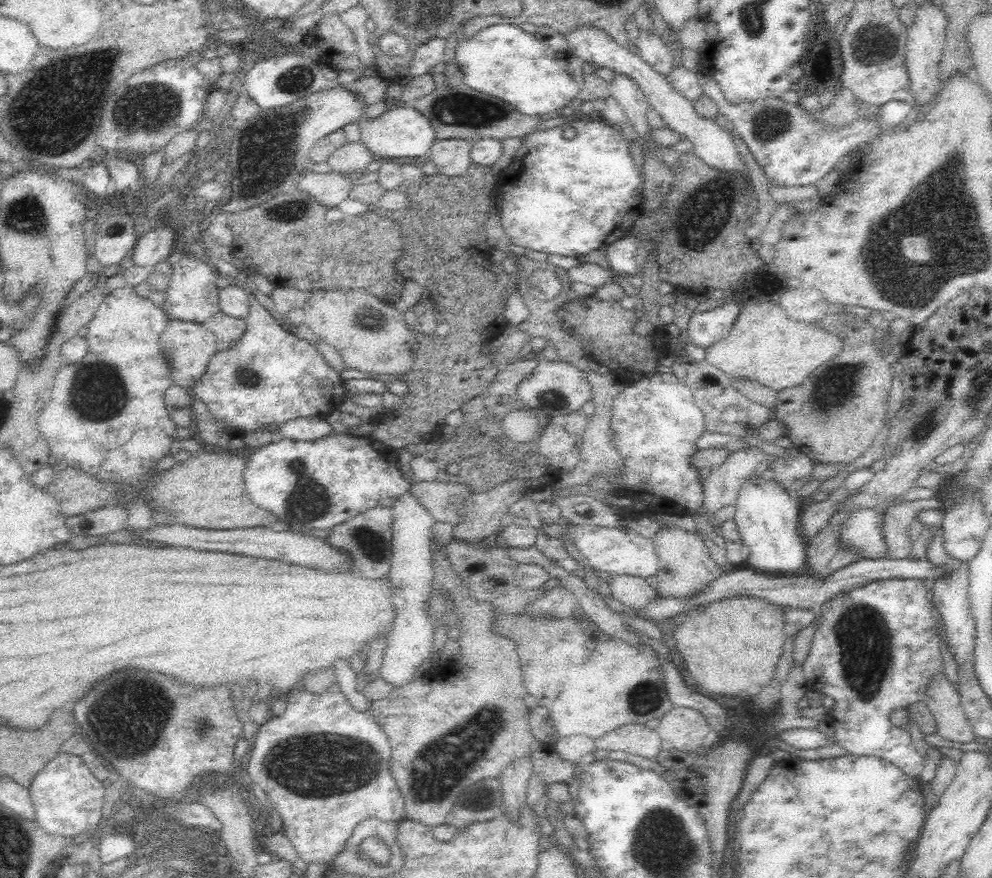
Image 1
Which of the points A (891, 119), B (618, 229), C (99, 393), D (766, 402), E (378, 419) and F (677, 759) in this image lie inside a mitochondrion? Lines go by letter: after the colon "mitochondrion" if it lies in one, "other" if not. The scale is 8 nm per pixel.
A: other
B: other
C: mitochondrion
D: other
E: other
F: other

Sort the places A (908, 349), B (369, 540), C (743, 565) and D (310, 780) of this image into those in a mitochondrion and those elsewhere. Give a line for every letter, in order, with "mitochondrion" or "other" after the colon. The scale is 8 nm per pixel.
A: other
B: mitochondrion
C: other
D: mitochondrion

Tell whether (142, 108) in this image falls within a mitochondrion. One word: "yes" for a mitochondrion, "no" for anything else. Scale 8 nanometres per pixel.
yes

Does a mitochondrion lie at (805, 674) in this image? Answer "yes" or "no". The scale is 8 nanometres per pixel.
no

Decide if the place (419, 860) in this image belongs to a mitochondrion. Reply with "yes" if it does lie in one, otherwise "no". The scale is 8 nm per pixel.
no

